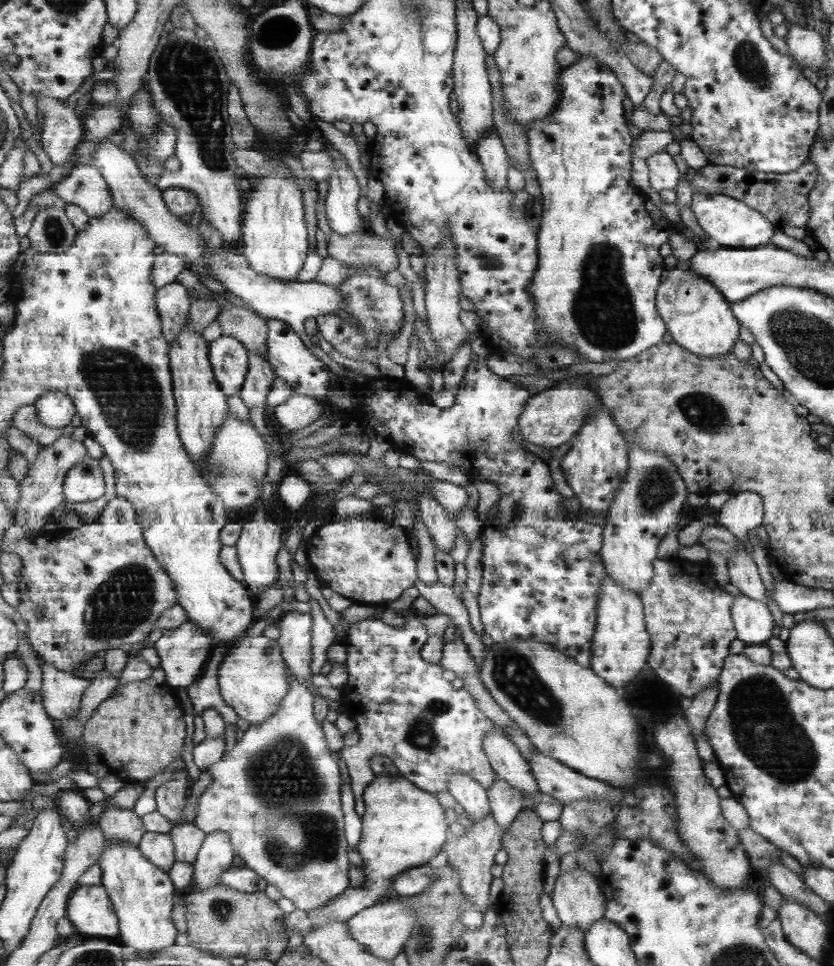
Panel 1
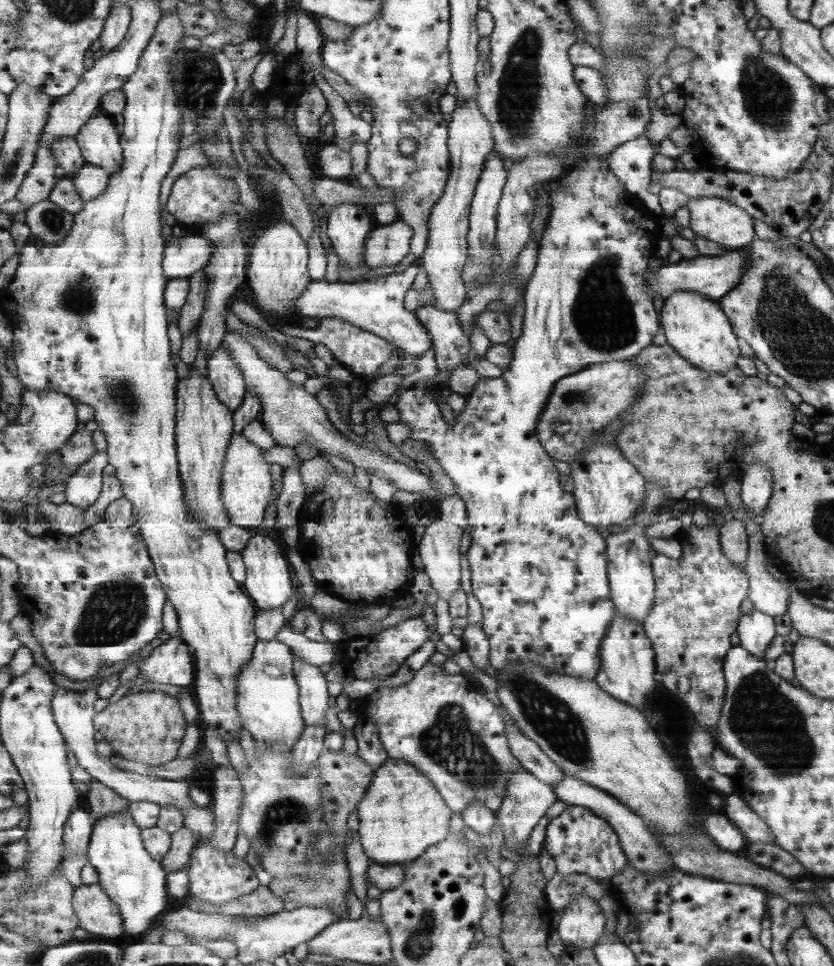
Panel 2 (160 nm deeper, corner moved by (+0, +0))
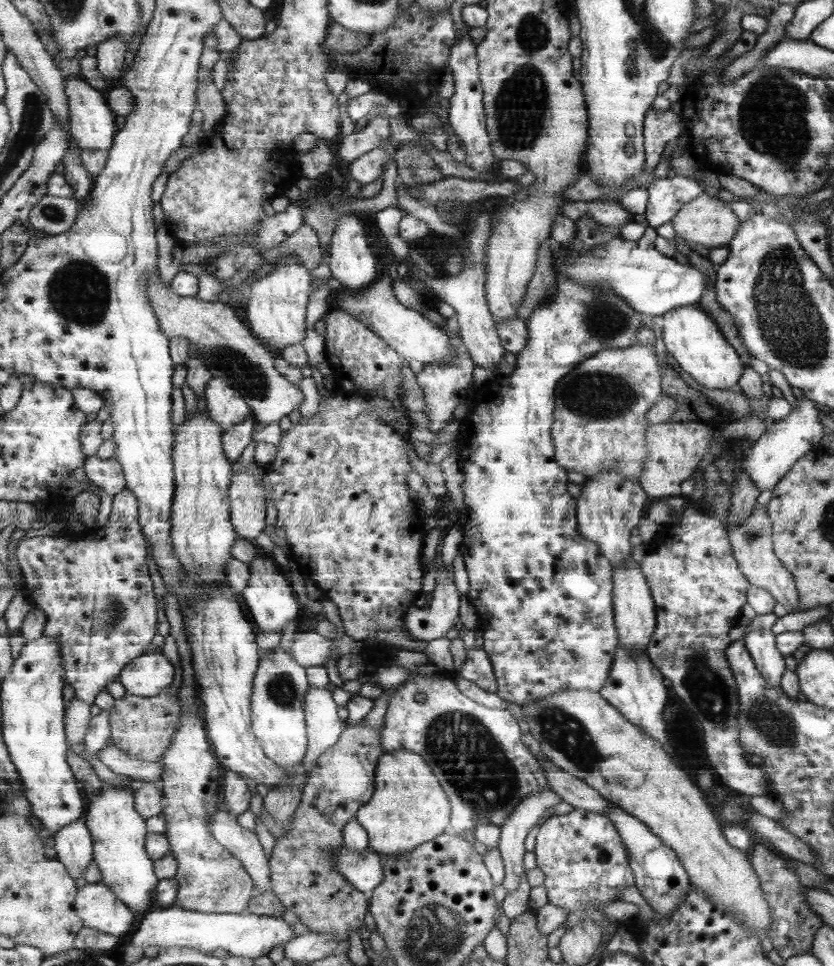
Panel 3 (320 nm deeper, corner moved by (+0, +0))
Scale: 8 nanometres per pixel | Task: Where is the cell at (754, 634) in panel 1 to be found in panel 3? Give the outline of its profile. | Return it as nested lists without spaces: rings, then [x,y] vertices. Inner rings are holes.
[[[752,630],[743,635],[745,648],[755,663],[756,670],[764,676],[769,687],[780,687],[780,679],[784,675],[784,655],[777,650],[776,635],[770,630]]]

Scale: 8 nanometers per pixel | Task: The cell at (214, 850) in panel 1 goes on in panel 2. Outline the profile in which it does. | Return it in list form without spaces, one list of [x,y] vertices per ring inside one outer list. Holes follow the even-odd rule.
[[[231,762],[214,772],[213,809],[215,829],[209,842],[222,851],[235,848],[239,819],[243,811],[244,790],[242,778]]]

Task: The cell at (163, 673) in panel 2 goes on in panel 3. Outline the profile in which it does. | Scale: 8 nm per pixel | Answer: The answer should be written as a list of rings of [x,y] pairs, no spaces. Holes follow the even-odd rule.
[[[159,650],[147,652],[129,663],[118,680],[127,687],[129,695],[157,697],[171,689],[173,678],[175,666]]]

